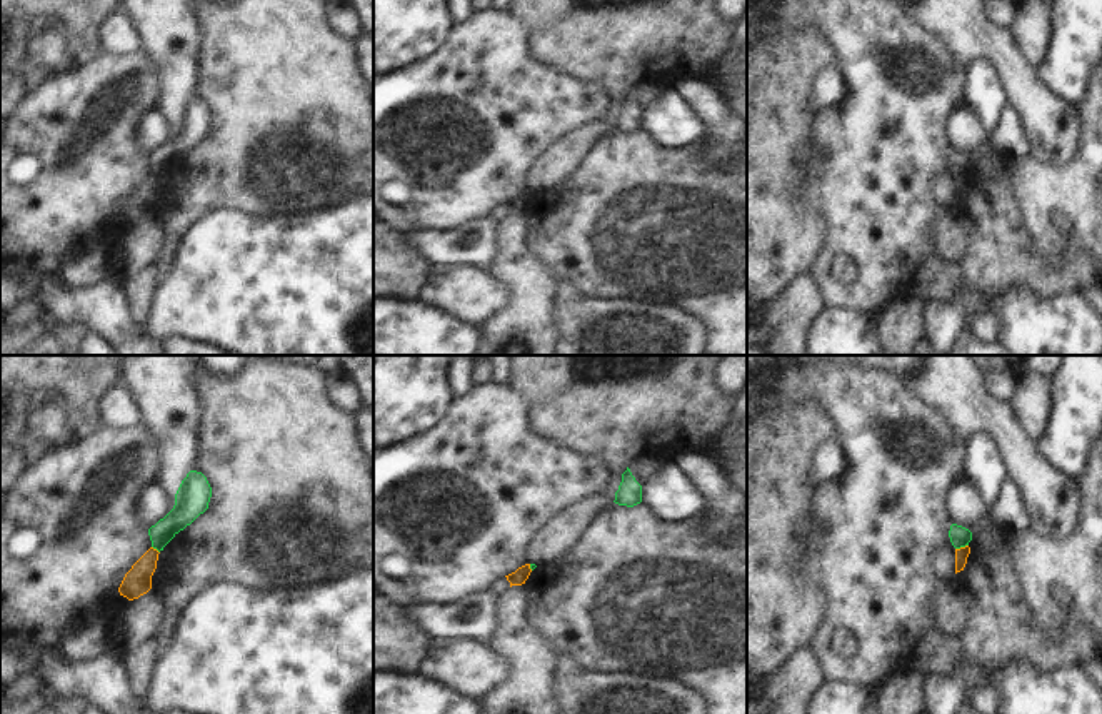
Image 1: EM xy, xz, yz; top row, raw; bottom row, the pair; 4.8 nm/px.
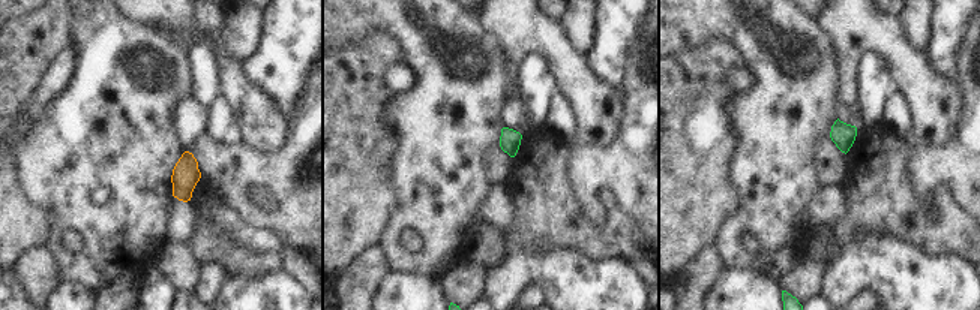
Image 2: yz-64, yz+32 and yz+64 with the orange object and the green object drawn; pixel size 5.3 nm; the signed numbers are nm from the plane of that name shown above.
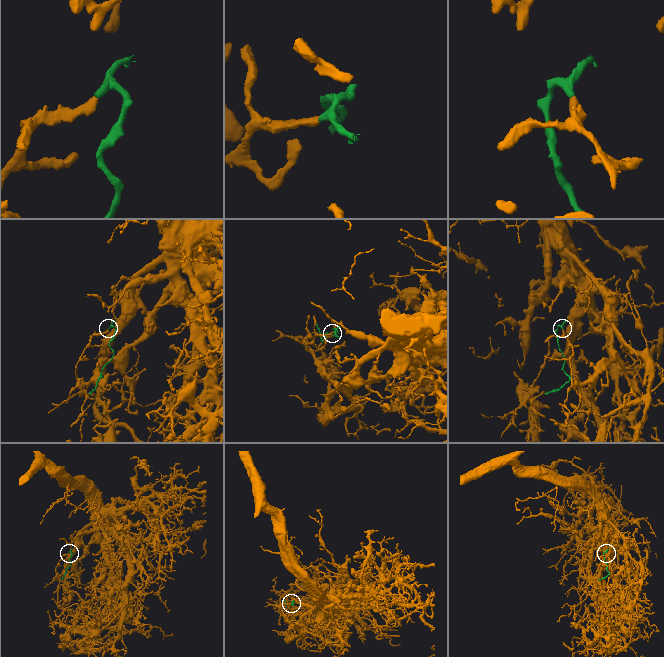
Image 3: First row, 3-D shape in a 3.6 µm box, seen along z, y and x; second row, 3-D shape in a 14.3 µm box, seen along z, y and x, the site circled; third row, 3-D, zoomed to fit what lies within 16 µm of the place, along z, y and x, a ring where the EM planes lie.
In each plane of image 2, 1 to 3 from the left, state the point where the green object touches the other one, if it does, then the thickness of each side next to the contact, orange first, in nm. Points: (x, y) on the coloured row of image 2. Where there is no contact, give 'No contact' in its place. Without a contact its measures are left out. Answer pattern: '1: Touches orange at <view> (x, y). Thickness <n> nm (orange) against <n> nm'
1: No contact
2: No contact
3: No contact

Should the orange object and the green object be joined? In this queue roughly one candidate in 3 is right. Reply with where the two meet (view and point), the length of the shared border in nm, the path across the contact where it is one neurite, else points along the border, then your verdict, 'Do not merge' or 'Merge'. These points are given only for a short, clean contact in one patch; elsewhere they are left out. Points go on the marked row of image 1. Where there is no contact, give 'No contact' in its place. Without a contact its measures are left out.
Touches orange at yz (961, 548). Shared border 70 nm. Boundary: yz (967, 544), (956, 549). Do not merge

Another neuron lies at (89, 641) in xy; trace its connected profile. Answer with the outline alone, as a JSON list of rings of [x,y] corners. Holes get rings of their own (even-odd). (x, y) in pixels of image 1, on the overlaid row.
[[[88,622],[65,636],[58,652],[67,661],[82,662],[112,652],[113,644],[115,636],[110,634],[105,624]]]

